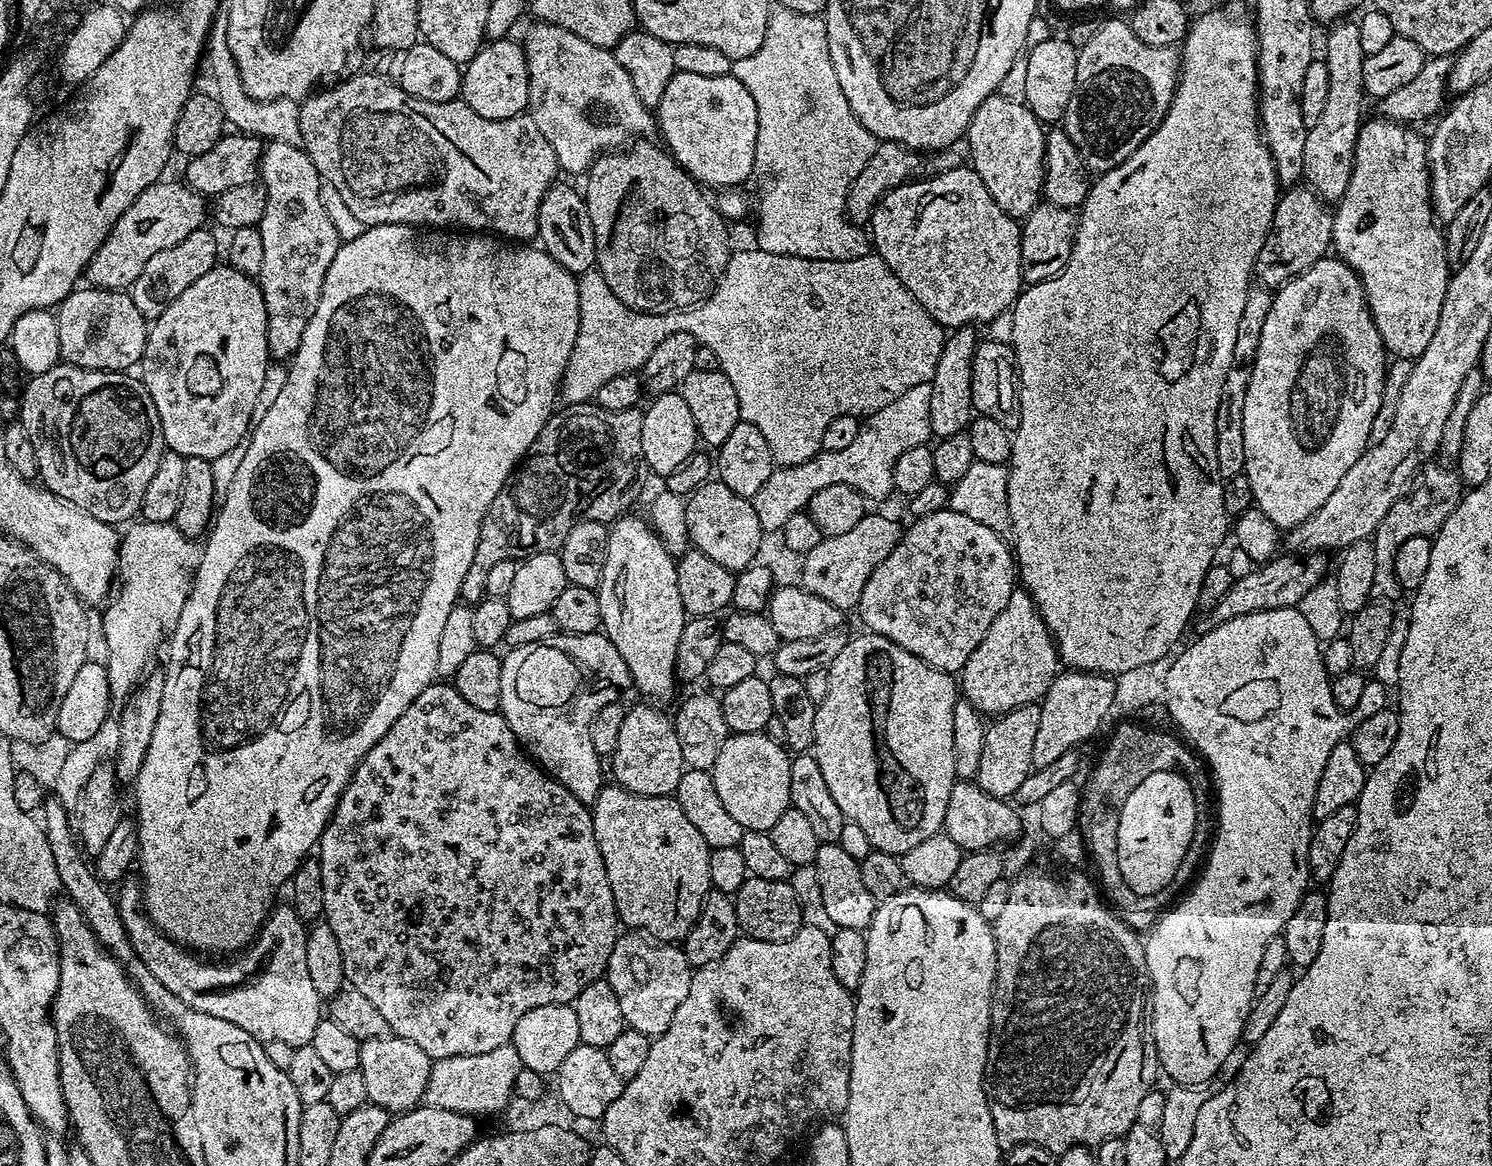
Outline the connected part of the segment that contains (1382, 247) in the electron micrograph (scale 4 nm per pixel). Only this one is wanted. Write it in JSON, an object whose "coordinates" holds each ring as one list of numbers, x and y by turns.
{"coordinates":[[1375,118,1365,119,1360,125,1360,133,1356,139,1356,165,1350,174,1350,186,1346,186,1346,194,1334,208,1332,217,1332,248,1339,259,1346,261,1360,276,1364,287,1364,293,1368,299,1368,305,1372,311,1374,324,1378,326,1378,334,1382,334,1382,342,1385,349,1393,357,1401,360,1415,360,1430,346,1430,338,1434,338,1434,330,1438,330,1438,318,1442,314,1442,302,1446,298,1448,281,1450,279,1450,265,1446,258,1446,246,1444,245,1444,233,1441,225,1437,223,1436,213,1432,211,1432,191,1430,190,1430,178,1428,177,1428,141,1422,135,1416,133,1415,127,1398,124,1394,120]]}

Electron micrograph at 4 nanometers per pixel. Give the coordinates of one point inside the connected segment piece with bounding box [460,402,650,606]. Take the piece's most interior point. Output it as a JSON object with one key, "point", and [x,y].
{"point":[587,464]}

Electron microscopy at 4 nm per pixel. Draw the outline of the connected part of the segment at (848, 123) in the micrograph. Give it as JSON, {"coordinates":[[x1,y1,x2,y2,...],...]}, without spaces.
{"coordinates":[[780,8,773,11,768,18,768,29,762,42,762,46,754,54,750,54,741,60,732,62,732,74,750,90,750,98,754,98,754,106,758,106,758,138,756,139,756,168,762,175,768,176,768,185,760,196,760,225,756,228,755,247,770,254,786,254,798,258,814,258,815,260,849,260,859,256,869,255,870,236,863,227,851,224,845,219,844,207,847,202,847,194,859,172,870,161,874,154,878,141,876,137,862,126,862,122,850,110,850,102,846,94,842,94,842,86,838,86,838,74,834,74,834,62,830,62,830,50,828,49,828,35,823,19,819,15,807,16,798,12,792,12,788,8]]}

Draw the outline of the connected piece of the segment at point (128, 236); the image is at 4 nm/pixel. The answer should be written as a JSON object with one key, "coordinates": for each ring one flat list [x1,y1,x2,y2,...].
{"coordinates":[[157,182,150,185,134,202,130,202,127,210,114,222,108,236,98,246,94,258,90,258,86,269,86,280,93,288,110,288,113,290,131,289,134,278,142,274,142,266,158,254,158,250,170,250,170,246,178,246,182,238,194,234,194,230,205,227,210,216,210,208,205,197,189,188,187,183,164,184]]}

